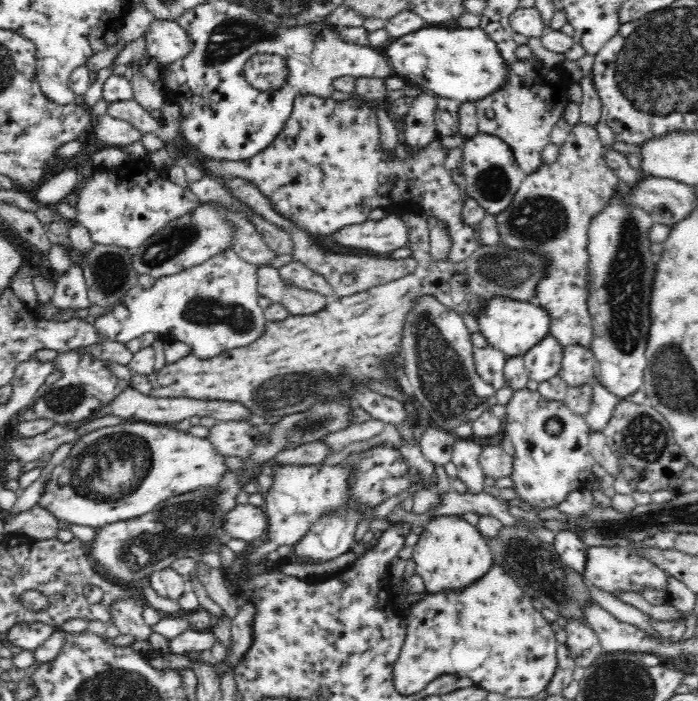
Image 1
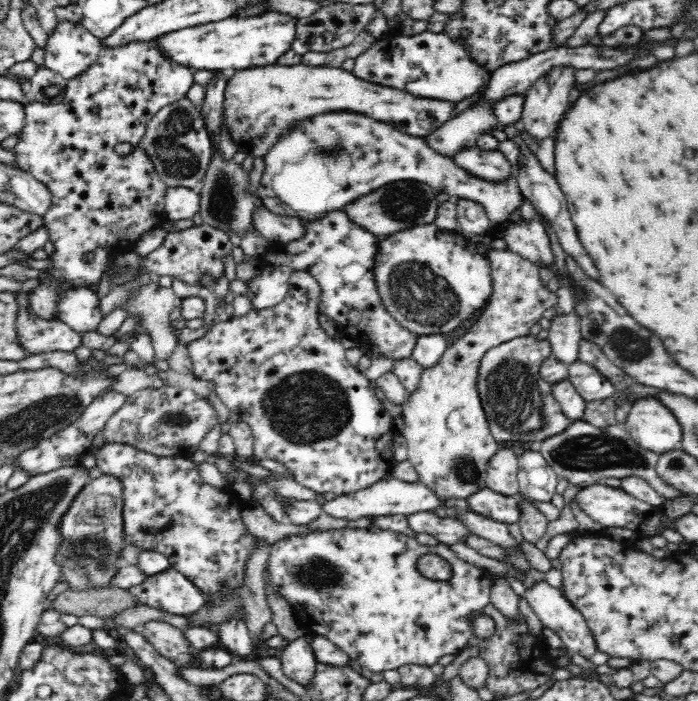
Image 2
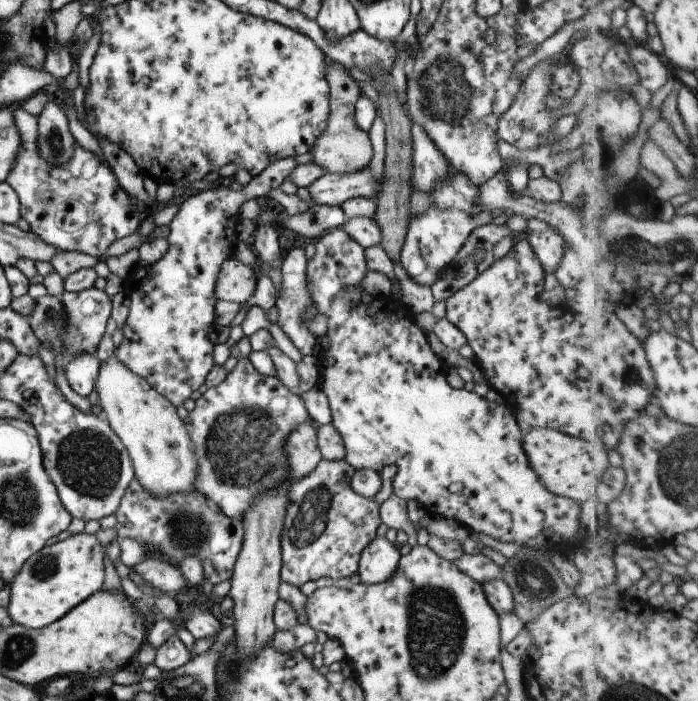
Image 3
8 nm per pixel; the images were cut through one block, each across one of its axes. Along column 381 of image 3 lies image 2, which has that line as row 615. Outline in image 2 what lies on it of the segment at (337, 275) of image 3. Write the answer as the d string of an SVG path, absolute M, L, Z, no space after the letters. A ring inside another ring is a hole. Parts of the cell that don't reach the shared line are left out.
M378 522L360 530L345 527L324 532L316 530L306 536L290 536L270 545L270 551L265 580L290 602L298 623L309 634L330 640L372 673L397 669L405 664L430 667L441 656L461 653L473 638L471 617L491 602L494 579L484 569L460 560L448 545L422 545L411 536L382 530ZM424 554L436 554L450 563L452 578L430 580L422 576L416 569L416 562Z

